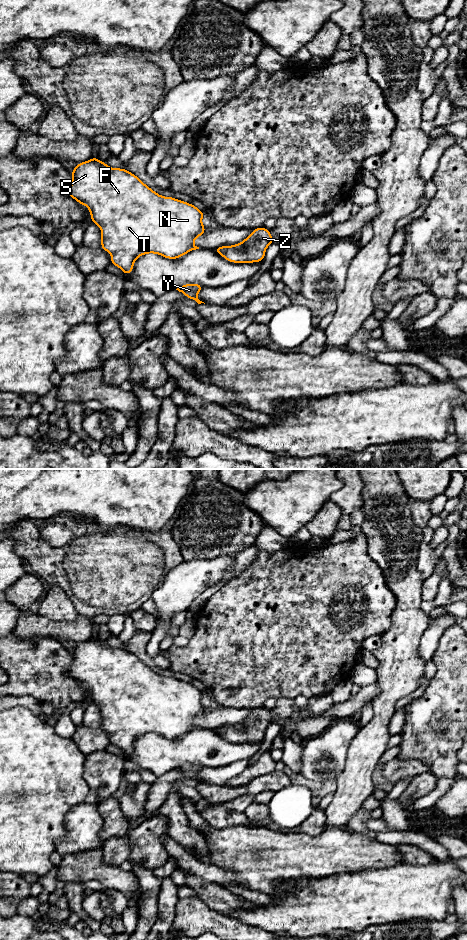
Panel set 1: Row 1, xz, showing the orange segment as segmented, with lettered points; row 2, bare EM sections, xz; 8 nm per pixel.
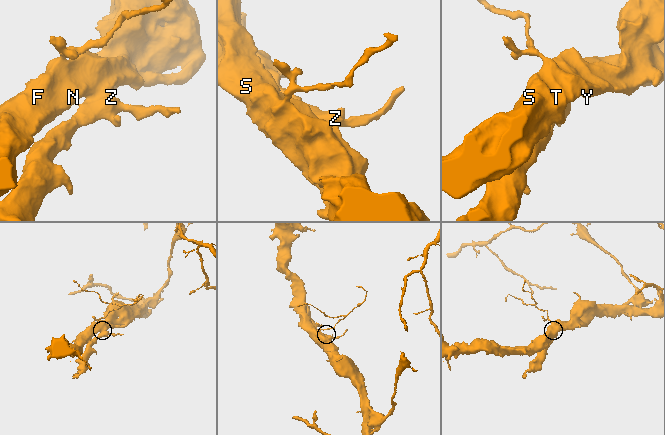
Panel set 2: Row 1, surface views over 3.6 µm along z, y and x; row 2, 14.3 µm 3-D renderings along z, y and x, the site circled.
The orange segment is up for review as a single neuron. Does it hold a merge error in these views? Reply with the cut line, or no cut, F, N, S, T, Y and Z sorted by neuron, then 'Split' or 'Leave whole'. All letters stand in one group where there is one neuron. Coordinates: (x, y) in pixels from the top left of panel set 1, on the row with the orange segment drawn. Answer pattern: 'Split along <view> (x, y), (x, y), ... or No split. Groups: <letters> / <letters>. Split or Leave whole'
Split along xz (228, 246), (220, 247). Groups: F N S T Y / Z. Split

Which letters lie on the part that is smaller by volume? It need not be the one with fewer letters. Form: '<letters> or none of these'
Z

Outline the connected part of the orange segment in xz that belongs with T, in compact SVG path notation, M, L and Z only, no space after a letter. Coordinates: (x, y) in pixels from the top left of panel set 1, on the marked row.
M95 156L78 163L71 174L73 182L68 188L68 195L89 209L91 222L101 229L101 248L111 254L111 264L119 267L124 274L132 273L134 263L141 255L153 253L167 259L178 259L199 249L194 245L194 240L206 230L202 224L202 217L206 213L196 206L173 197L159 195L133 173L126 169L111 168Z

